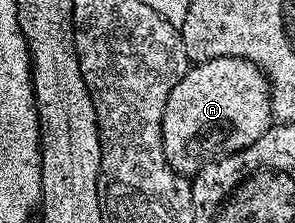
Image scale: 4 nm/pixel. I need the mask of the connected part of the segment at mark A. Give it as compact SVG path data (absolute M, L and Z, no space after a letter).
M215 58L188 67L185 78L173 88L163 115L163 149L171 167L183 174L188 171L186 168L195 170L218 157L231 156L253 146L272 126L271 86L262 68L252 60Z

